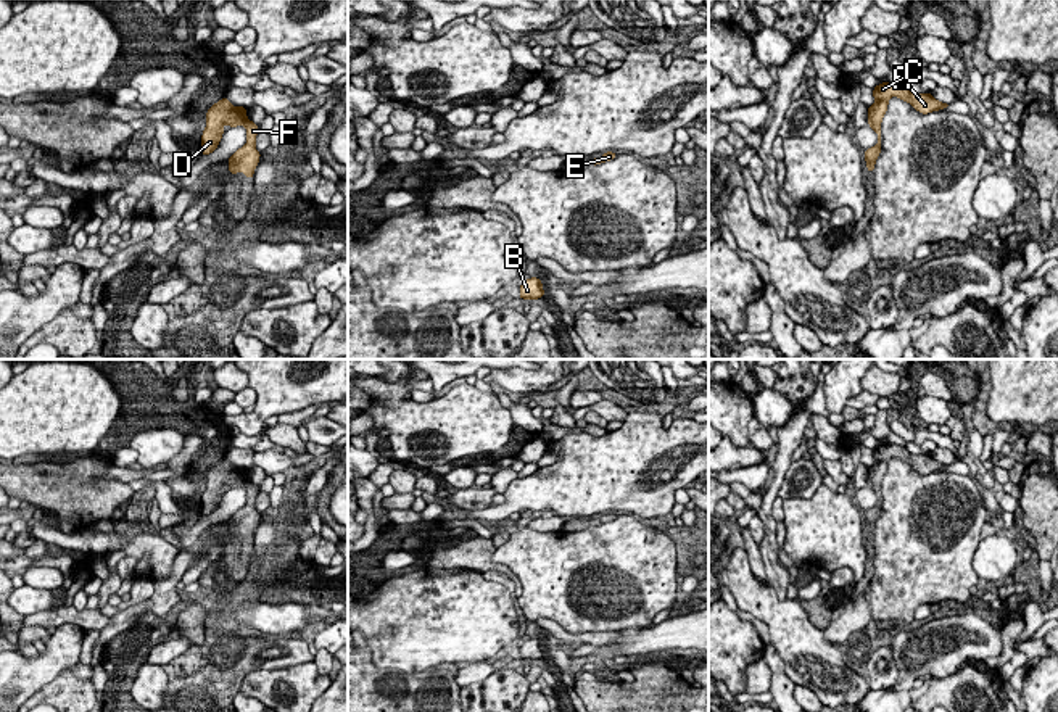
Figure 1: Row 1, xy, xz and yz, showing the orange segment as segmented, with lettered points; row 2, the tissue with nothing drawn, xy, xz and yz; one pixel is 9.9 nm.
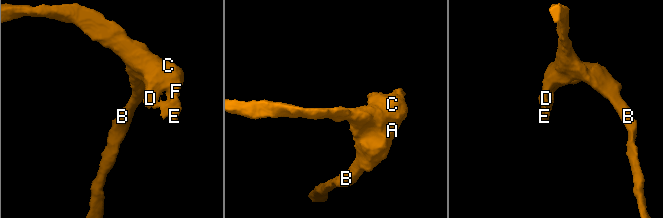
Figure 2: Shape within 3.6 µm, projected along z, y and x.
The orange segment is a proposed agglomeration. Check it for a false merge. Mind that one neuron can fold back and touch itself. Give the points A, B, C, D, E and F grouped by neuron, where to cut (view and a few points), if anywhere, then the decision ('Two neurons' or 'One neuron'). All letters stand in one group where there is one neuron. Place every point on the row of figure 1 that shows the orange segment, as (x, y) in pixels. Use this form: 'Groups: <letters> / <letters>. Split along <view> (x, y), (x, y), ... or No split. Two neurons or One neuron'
Groups: A B C D E F. No split. One neuron

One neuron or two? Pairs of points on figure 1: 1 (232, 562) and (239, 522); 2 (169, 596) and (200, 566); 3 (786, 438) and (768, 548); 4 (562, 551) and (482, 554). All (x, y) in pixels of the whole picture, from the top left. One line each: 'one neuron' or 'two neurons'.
1: one neuron
2: two neurons
3: one neuron
4: two neurons

